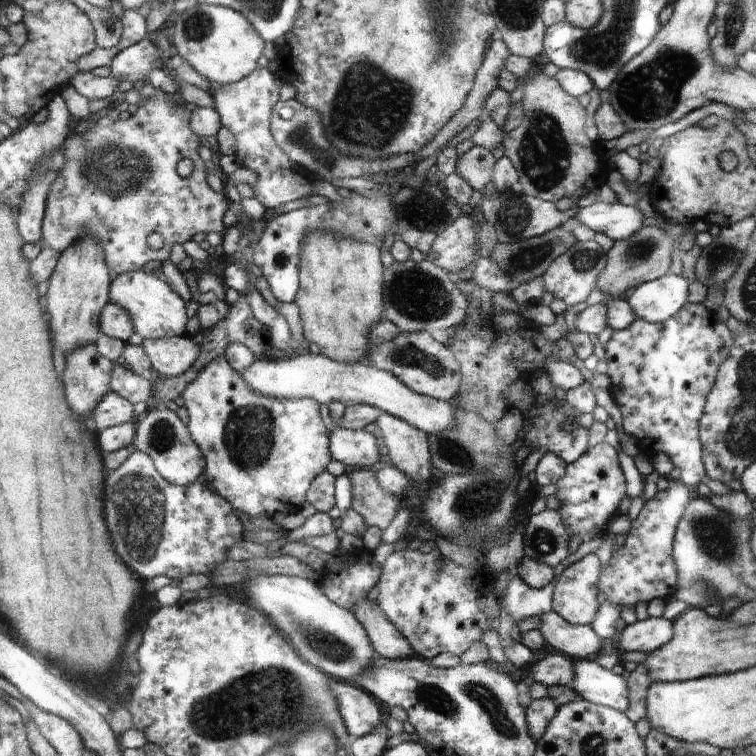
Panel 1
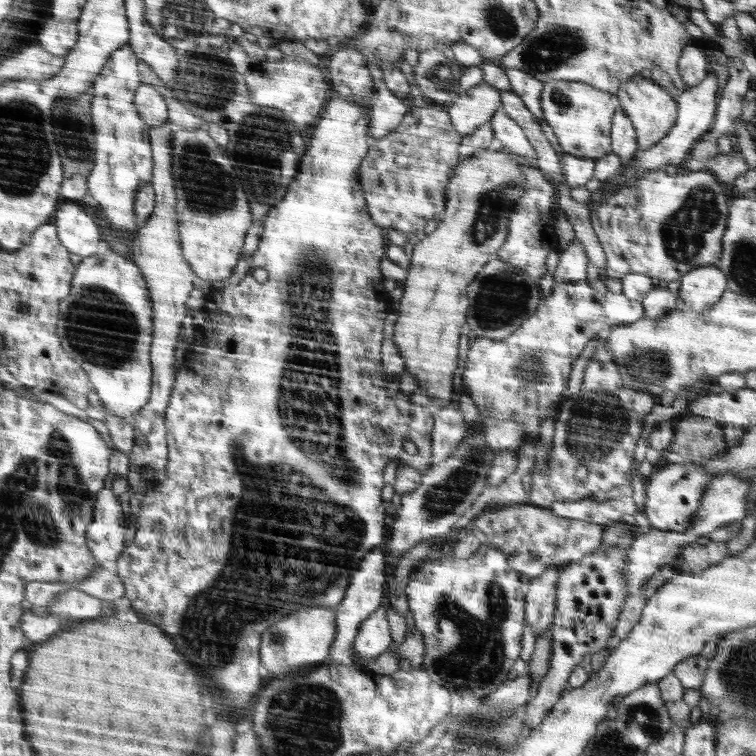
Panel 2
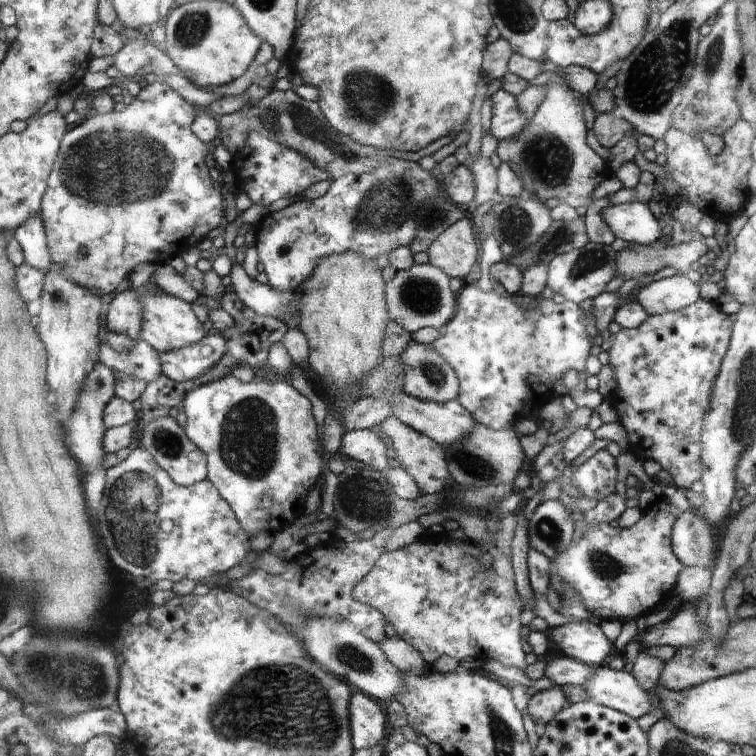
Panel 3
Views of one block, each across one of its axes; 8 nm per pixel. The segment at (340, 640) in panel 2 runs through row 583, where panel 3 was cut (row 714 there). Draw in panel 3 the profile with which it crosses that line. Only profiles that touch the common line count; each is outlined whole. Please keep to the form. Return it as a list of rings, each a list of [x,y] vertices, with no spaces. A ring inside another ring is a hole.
[[[356,691],[356,694],[351,698],[351,741],[354,743],[354,749],[376,748],[380,742],[383,742],[386,734],[386,722],[390,719],[389,716],[384,716],[382,708],[378,706],[372,697]]]

